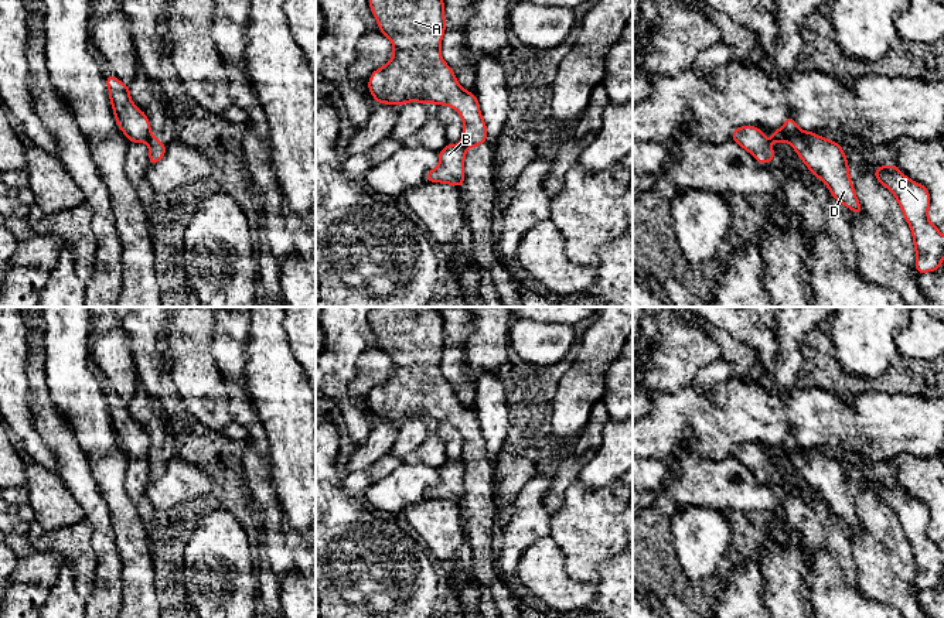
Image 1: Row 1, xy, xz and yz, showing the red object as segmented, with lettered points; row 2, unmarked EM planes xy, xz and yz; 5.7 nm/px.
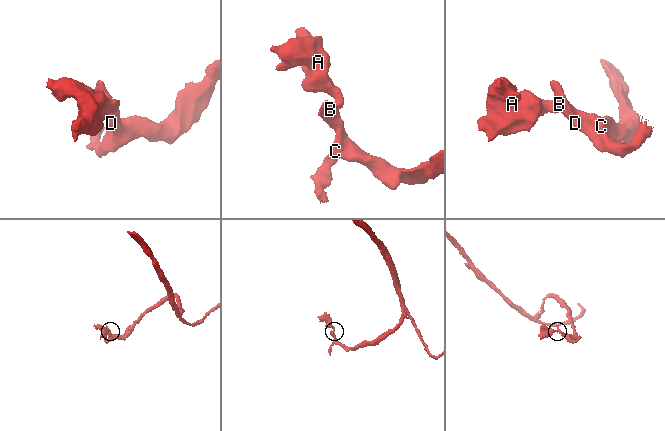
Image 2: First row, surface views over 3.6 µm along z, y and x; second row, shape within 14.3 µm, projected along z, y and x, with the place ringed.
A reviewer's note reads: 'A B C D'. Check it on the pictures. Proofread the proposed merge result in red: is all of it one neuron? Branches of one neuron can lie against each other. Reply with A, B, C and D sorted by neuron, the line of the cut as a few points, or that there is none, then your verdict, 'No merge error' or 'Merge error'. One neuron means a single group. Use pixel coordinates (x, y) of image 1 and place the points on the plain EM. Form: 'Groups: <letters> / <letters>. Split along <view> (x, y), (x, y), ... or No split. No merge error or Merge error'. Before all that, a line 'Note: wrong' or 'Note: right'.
Note: wrong
Groups: A / B C D. Split along xy (152, 449), (146, 460). Merge error

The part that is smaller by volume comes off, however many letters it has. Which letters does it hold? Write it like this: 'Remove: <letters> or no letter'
Remove: A

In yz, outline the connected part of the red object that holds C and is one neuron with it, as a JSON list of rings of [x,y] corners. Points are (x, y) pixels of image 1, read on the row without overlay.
[[[894,481],[873,488],[876,496],[897,516],[907,537],[916,566],[916,588],[937,588],[944,576],[944,552],[928,536],[928,506],[907,495]]]

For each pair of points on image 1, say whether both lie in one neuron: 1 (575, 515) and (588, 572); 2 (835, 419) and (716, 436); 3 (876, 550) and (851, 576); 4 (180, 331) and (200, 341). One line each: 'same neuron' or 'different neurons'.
1: same neuron
2: same neuron
3: different neurons
4: same neuron

